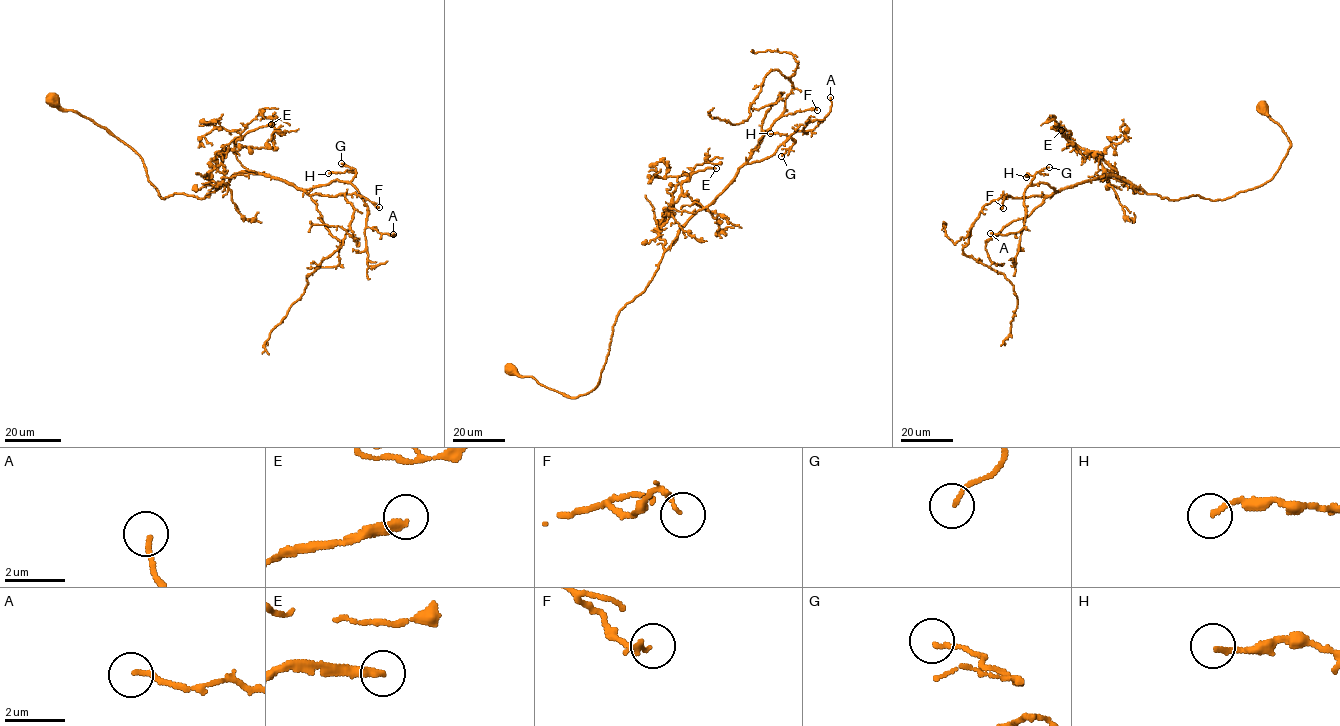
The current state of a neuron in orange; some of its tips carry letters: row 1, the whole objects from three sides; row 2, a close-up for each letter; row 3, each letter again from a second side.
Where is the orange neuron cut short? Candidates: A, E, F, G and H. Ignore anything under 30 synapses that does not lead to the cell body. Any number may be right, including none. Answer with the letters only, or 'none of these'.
E

